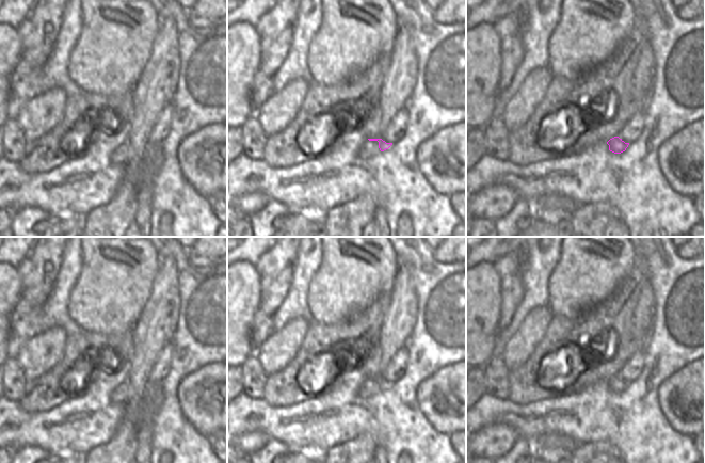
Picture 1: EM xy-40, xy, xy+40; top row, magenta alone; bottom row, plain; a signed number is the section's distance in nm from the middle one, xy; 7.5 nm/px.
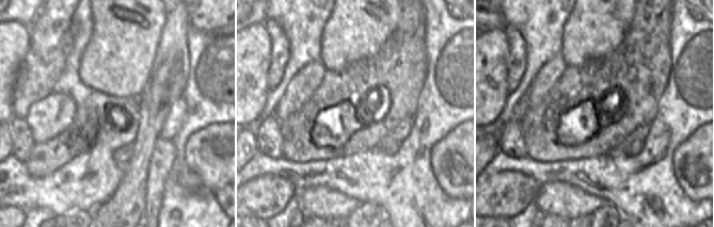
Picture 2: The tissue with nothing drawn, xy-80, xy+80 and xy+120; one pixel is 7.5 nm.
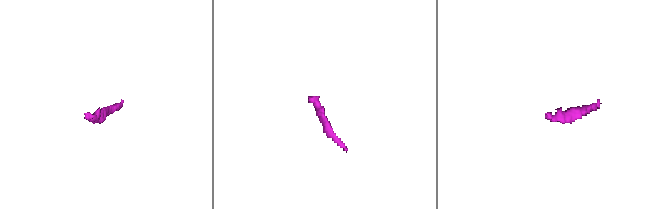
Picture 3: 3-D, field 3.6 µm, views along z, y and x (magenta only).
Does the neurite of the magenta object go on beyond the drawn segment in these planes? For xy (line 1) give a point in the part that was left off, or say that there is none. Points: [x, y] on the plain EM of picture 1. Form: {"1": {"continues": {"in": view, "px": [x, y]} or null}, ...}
{"1": {"continues": {"in": "xy", "px": [369, 387]}}}

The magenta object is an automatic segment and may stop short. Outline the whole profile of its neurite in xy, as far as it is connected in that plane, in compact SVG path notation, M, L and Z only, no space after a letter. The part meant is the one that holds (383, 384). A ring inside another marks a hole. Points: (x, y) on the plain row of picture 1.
M368 378L359 387L357 394L363 398L378 395L381 390L388 388L392 382L386 382L382 378Z

